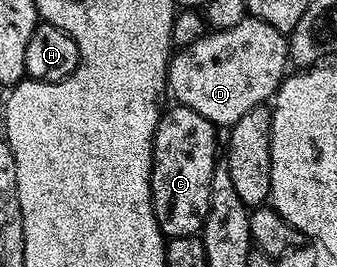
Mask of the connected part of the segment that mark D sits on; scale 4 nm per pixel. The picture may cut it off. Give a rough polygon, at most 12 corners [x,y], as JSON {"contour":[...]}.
{"contour":[[248,18],[167,66],[176,105],[227,130],[274,97],[288,37]]}

